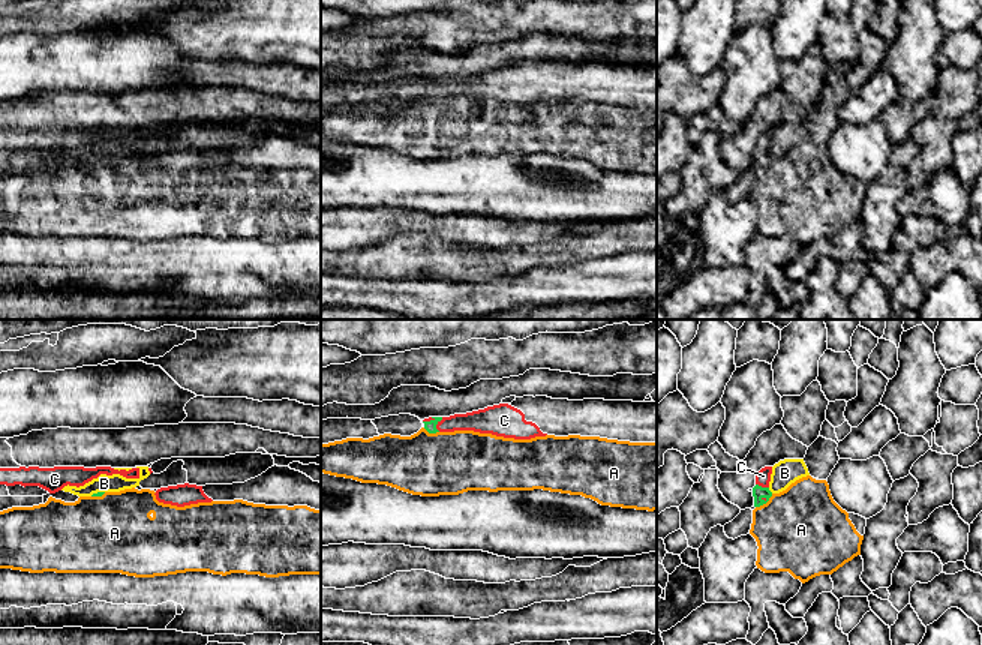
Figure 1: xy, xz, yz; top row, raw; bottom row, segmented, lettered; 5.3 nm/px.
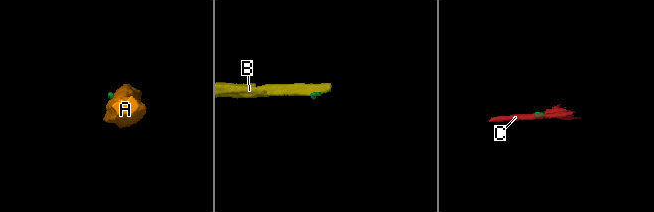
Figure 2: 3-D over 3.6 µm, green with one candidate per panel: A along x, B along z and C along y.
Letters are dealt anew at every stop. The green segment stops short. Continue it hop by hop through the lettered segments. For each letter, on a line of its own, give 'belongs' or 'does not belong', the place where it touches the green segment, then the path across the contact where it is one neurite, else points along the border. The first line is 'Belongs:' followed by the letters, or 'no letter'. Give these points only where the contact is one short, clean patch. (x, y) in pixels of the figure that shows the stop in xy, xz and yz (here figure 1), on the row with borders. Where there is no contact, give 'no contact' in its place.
Belongs: C
A: does not belong; meets green in yz at (765, 503); border along yz (772, 494), (756, 507)
B: does not belong; meets green in yz at (769, 491); border along yz (768, 488), (772, 492)
C: belongs; meets green in xz at (437, 423); runs through xz (431, 426), (437, 423), (483, 420)

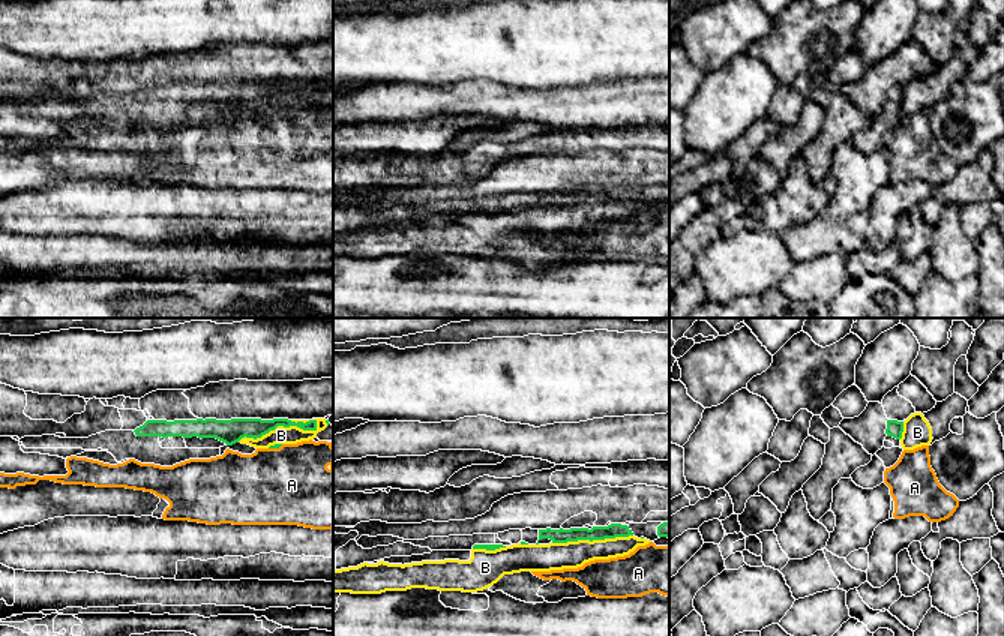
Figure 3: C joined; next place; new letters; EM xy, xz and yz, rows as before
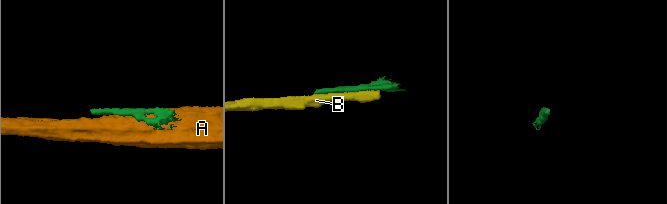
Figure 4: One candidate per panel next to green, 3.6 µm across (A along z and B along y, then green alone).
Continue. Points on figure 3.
Belongs: no letter
A: does not belong; meets green in xy at (275, 447)
B: does not belong; meets green in xy at (279, 425)

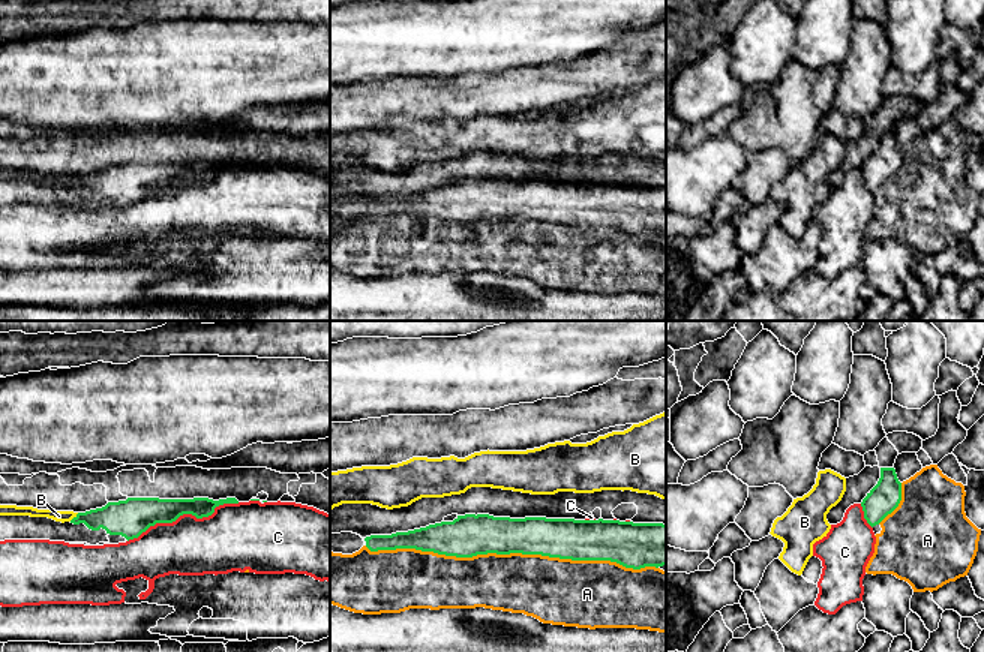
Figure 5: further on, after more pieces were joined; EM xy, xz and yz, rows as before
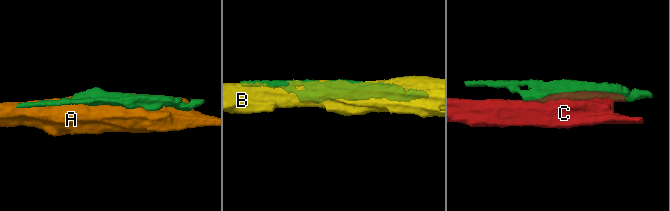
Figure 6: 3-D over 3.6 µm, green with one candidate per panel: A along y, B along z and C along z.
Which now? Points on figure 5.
Belongs: no letter
A: does not belong; meets green in xz at (512, 552)
B: does not belong; meets green in xy at (74, 517)
C: does not belong; meets green in xy at (183, 513)

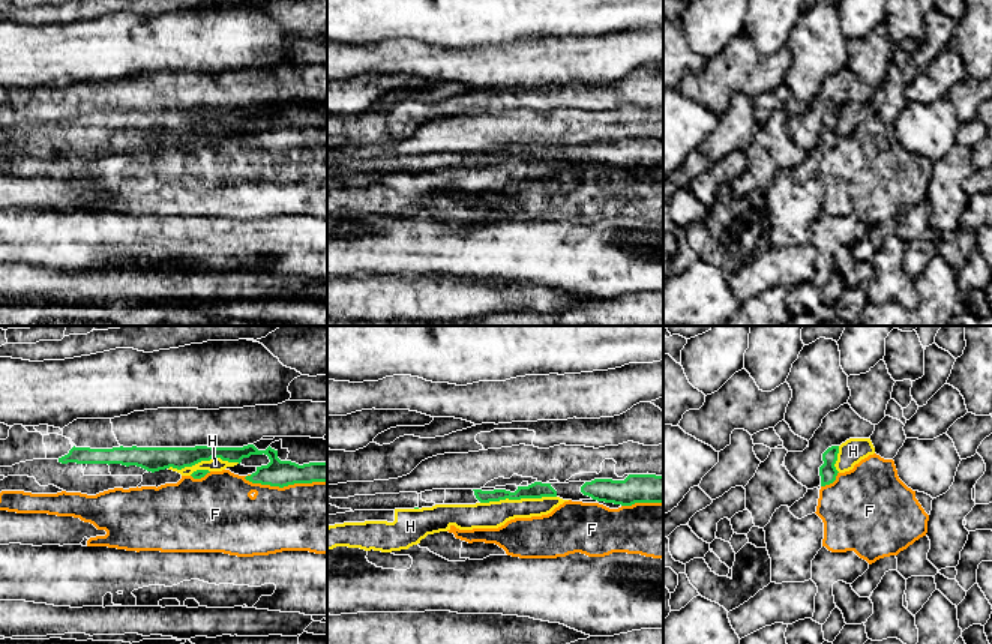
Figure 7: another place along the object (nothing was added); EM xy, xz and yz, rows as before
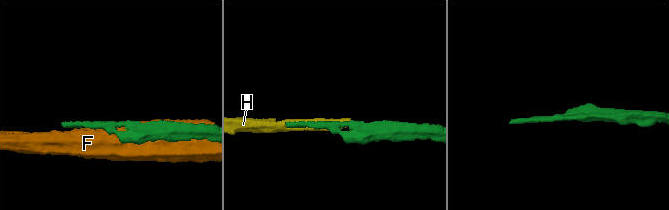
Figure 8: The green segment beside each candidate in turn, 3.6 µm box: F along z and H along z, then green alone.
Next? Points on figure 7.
Belongs: no letter
F: does not belong; meets green in xy at (285, 485)
H: does not belong; meets green in xz at (518, 499)

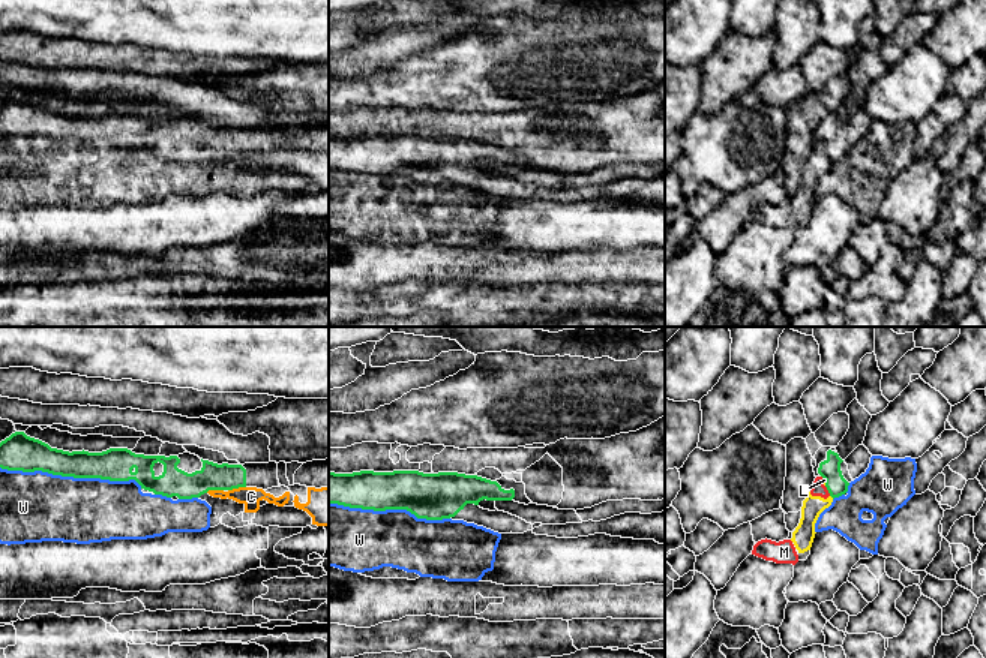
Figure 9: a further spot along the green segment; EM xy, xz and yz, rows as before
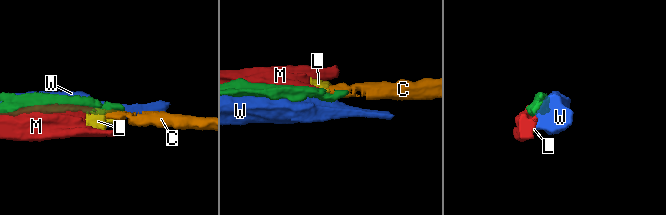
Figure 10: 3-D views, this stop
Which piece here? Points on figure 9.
Belongs: no letter
C: does not belong; meets green in xy at (236, 487); border along xy (245, 486), (228, 490)
L: does not belong; meets green in yz at (832, 496); border along yz (830, 495), (833, 498)
M: does not belong; meets green in yz at (827, 489)
W: does not belong; meets green in xy at (71, 475)

